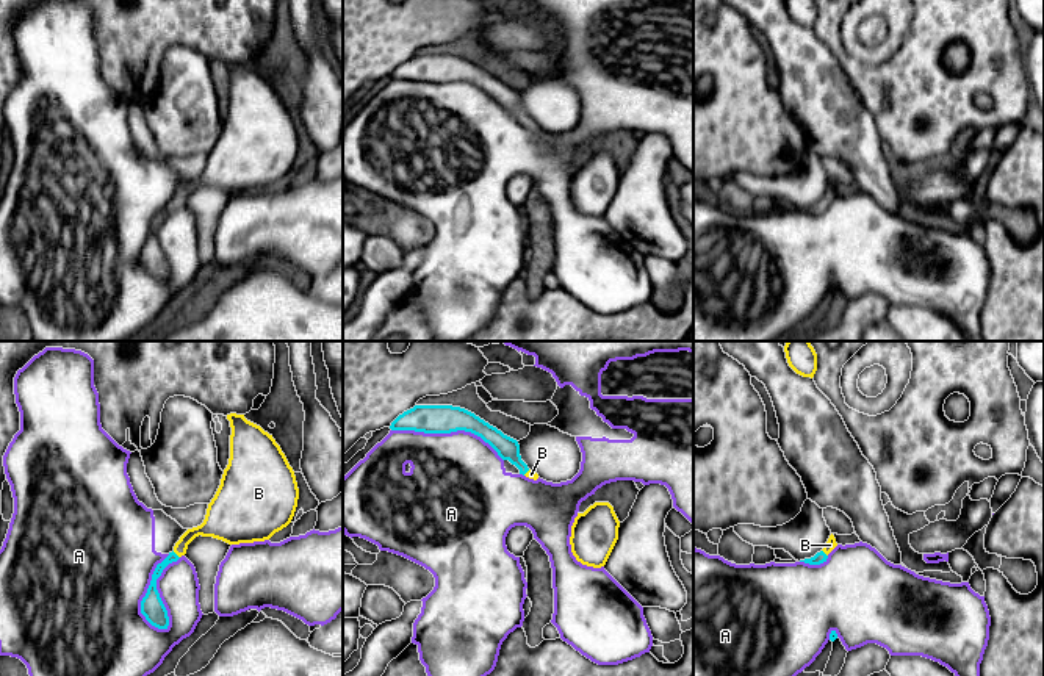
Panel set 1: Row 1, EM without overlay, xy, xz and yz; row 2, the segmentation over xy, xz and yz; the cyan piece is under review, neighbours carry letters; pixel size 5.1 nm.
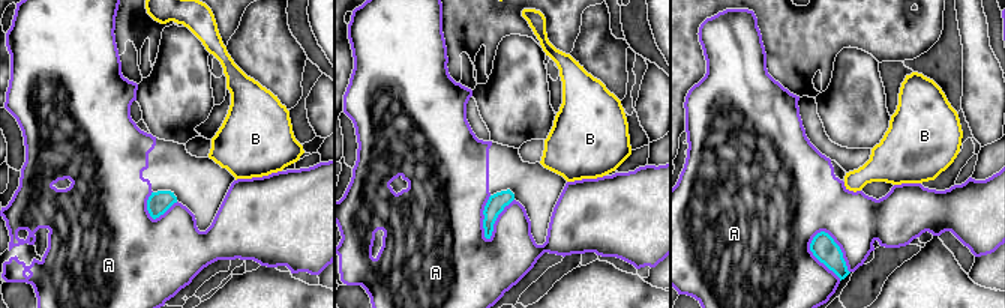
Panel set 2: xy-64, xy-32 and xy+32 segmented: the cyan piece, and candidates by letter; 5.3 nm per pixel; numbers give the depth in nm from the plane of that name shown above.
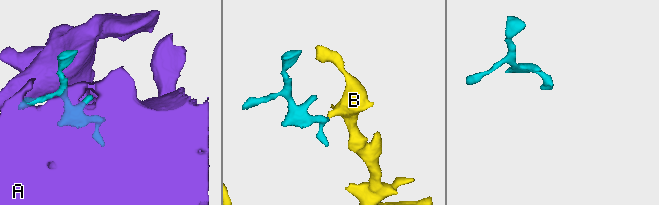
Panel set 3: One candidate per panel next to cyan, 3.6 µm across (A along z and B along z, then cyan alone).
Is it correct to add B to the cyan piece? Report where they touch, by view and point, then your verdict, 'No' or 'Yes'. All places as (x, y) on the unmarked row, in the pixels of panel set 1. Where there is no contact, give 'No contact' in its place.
Touches cyan at xy (176, 204). Yes

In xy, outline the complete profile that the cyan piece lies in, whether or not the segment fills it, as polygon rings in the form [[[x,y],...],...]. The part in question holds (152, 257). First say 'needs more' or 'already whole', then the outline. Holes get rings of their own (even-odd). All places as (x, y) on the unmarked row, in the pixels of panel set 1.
needs more; [[[230,63],[227,69],[232,77],[230,108],[205,169],[188,178],[157,214],[141,250],[141,263],[158,279],[167,279],[169,266],[157,228],[169,213],[186,203],[196,186],[213,186],[229,194],[265,191],[291,172],[297,156],[294,120],[272,84],[244,64]]]

